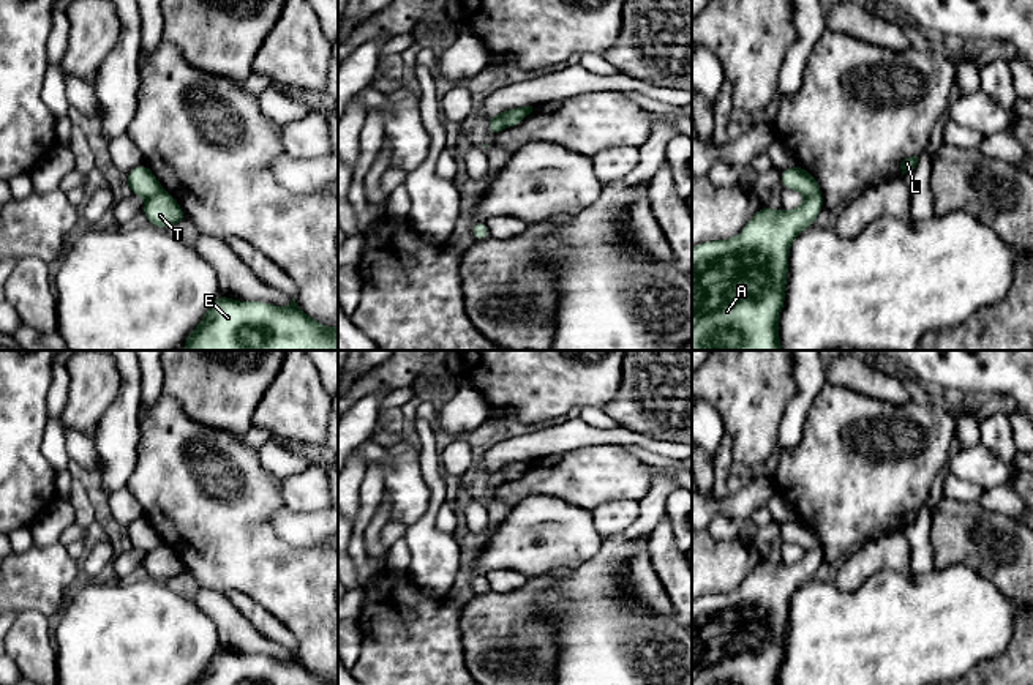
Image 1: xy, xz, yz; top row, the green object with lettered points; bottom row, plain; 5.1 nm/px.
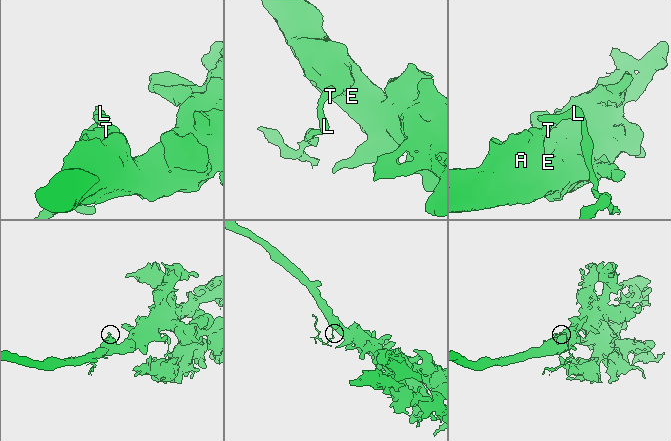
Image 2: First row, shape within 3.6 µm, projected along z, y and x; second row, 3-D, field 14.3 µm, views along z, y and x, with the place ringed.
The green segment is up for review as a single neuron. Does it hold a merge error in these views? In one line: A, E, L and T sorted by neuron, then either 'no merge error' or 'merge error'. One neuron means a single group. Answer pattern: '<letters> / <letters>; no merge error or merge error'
A E T / L; merge error

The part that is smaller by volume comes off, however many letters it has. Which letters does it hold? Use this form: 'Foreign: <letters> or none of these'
Foreign: L

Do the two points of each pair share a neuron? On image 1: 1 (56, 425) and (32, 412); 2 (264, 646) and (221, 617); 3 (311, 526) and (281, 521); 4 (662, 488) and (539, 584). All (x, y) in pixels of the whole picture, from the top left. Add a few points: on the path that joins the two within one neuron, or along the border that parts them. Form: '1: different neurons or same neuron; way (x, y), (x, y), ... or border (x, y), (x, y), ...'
1: different neurons; border (49, 419), (43, 437), (43, 455), (46, 458)
2: same neuron; way (253, 643), (247, 641), (232, 627)
3: same neuron; way (304, 526), (289, 526)
4: different neurons; border (547, 575), (550, 584), (534, 603), (539, 614)

